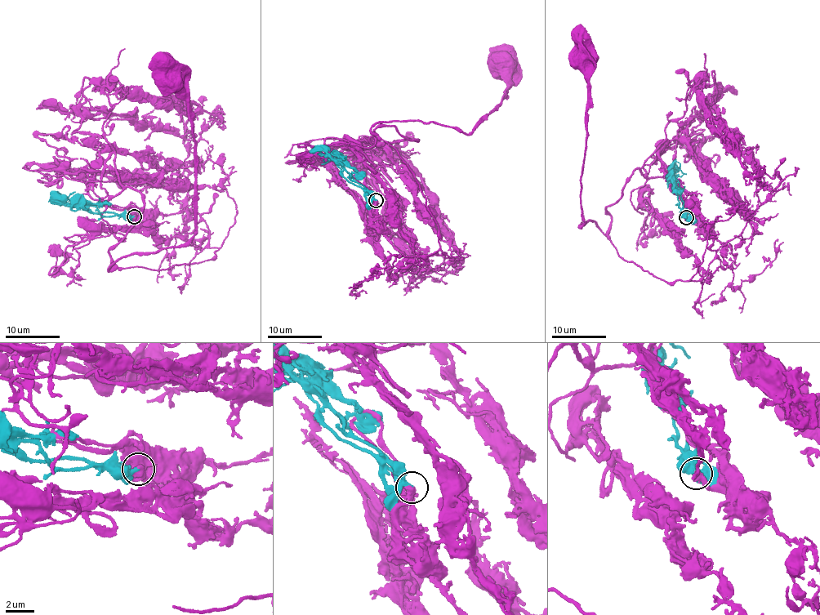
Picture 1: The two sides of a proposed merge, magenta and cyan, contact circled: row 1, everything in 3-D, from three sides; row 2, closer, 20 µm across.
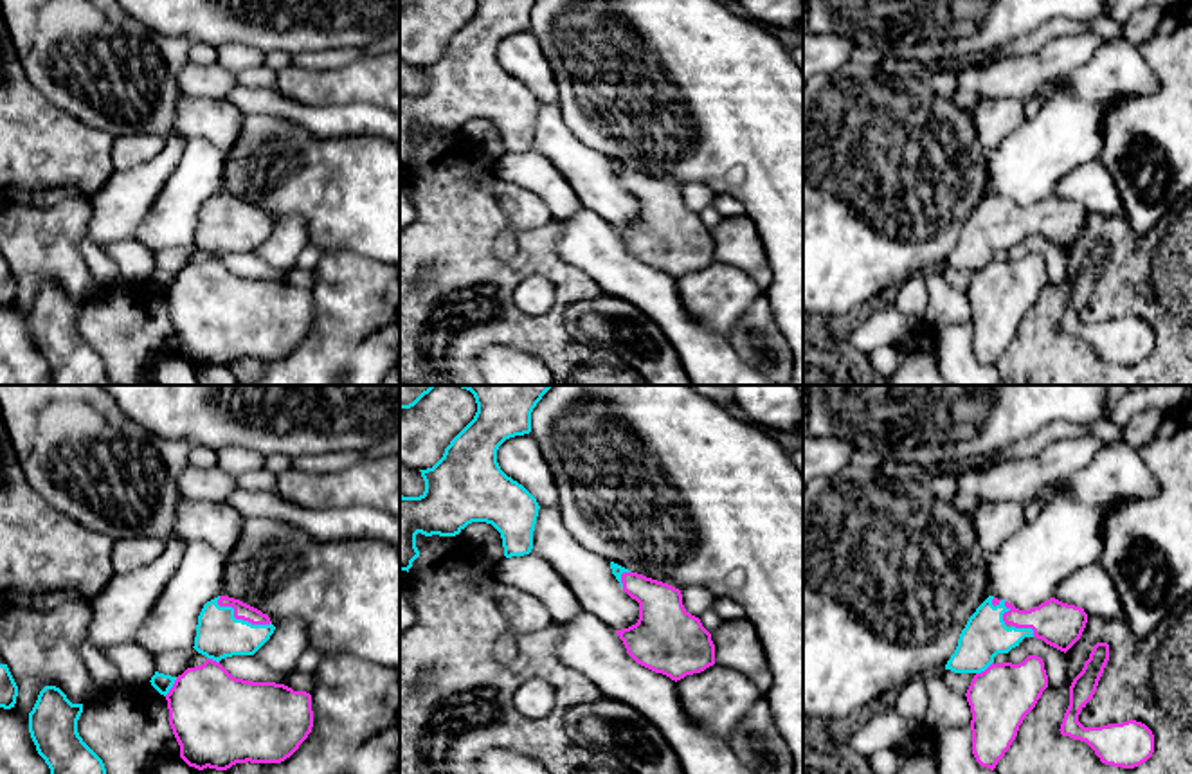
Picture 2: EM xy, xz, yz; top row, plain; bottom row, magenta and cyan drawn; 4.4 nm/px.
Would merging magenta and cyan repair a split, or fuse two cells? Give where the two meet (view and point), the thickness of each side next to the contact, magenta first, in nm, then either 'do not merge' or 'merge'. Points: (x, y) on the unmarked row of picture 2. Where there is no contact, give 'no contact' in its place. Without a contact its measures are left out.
meets magenta in xy at (240, 215); 80 nm thick on the magenta side, 200 nm on the other; merge

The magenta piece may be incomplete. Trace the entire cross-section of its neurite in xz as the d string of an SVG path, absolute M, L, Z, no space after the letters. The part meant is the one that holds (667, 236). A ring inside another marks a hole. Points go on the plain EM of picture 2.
M614 158L610 166L623 187L639 200L637 220L616 227L637 261L675 279L715 261L711 230L684 205L679 185Z

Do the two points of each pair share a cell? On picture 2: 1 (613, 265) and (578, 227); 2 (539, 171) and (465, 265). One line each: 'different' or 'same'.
1: same
2: different

